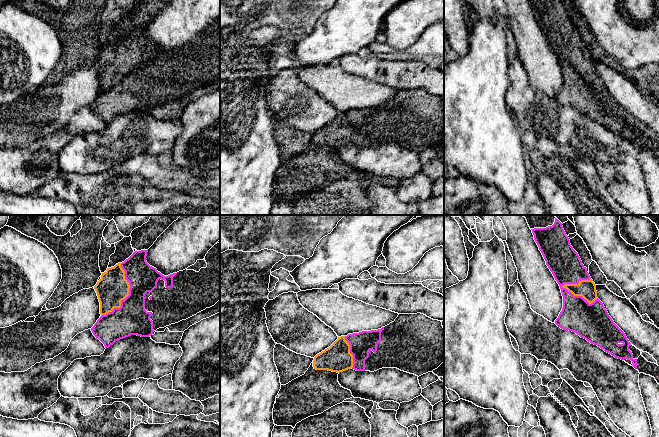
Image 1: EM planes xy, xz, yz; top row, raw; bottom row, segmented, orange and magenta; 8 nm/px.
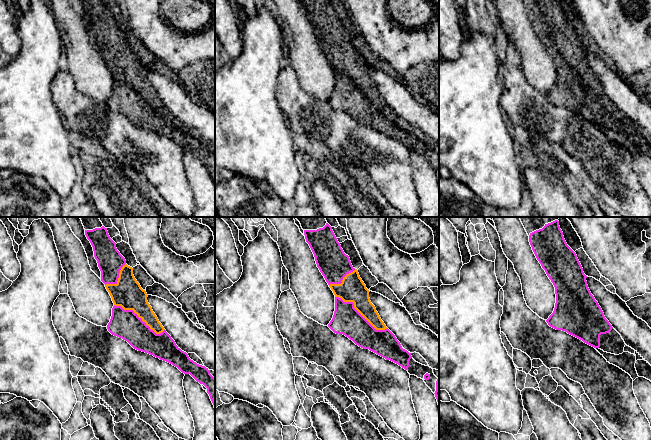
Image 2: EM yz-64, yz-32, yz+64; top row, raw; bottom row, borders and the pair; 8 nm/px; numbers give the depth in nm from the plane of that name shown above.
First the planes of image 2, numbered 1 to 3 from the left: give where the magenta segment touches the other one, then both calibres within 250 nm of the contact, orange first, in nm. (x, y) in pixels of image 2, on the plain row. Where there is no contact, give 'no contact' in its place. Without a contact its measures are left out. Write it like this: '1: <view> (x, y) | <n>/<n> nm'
1: yz-64 (139, 93) | 240/240 nm
2: yz-32 (360, 89) | 200/220 nm
3: no contact

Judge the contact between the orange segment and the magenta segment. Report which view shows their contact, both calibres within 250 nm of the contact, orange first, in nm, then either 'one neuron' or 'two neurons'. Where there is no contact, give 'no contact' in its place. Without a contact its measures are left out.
meets orange in xy; 240 nm thick on the orange side, 260 nm on the other; two neurons

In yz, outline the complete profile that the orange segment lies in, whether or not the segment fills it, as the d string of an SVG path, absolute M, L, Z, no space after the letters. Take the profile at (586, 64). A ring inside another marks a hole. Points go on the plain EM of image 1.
M592 55L581 56L578 60L564 60L562 63L574 72L582 72L589 80L597 75L596 61Z

